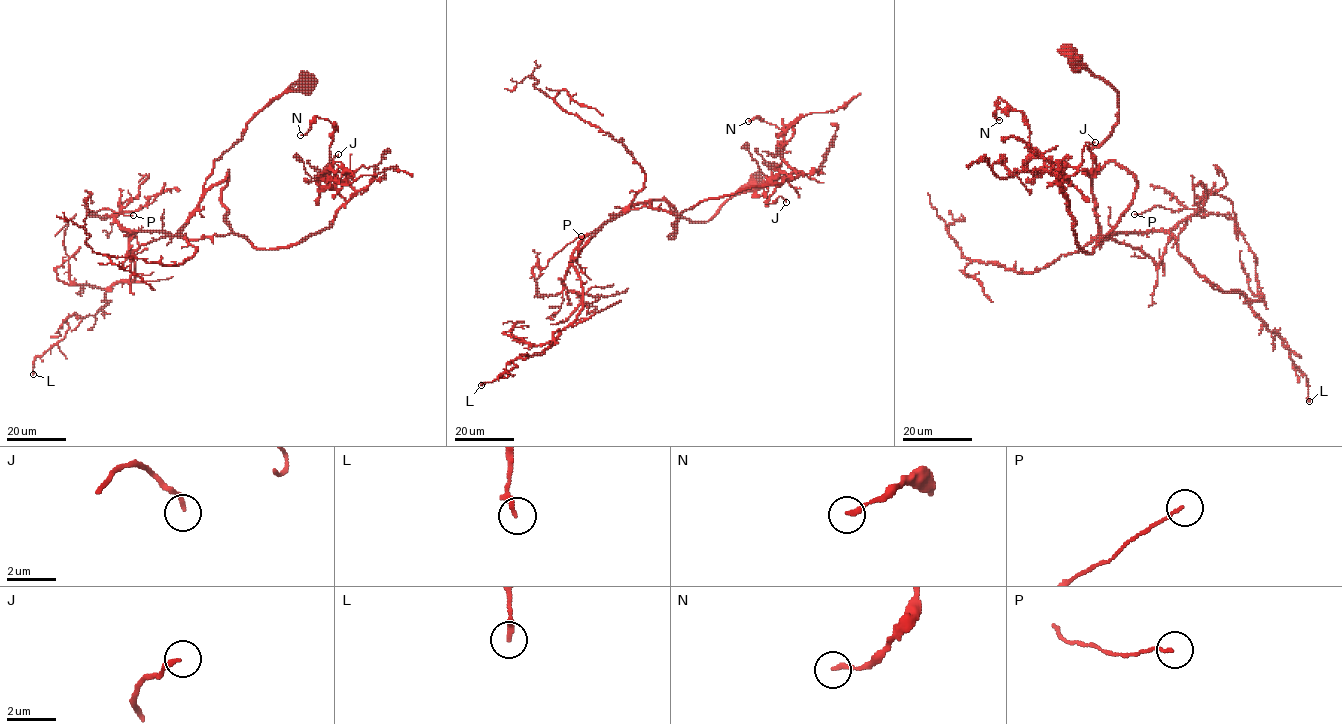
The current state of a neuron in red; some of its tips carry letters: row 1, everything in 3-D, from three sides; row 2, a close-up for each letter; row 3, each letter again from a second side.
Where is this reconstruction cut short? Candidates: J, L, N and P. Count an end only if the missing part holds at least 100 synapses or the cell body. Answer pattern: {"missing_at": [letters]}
{"missing_at": []}

